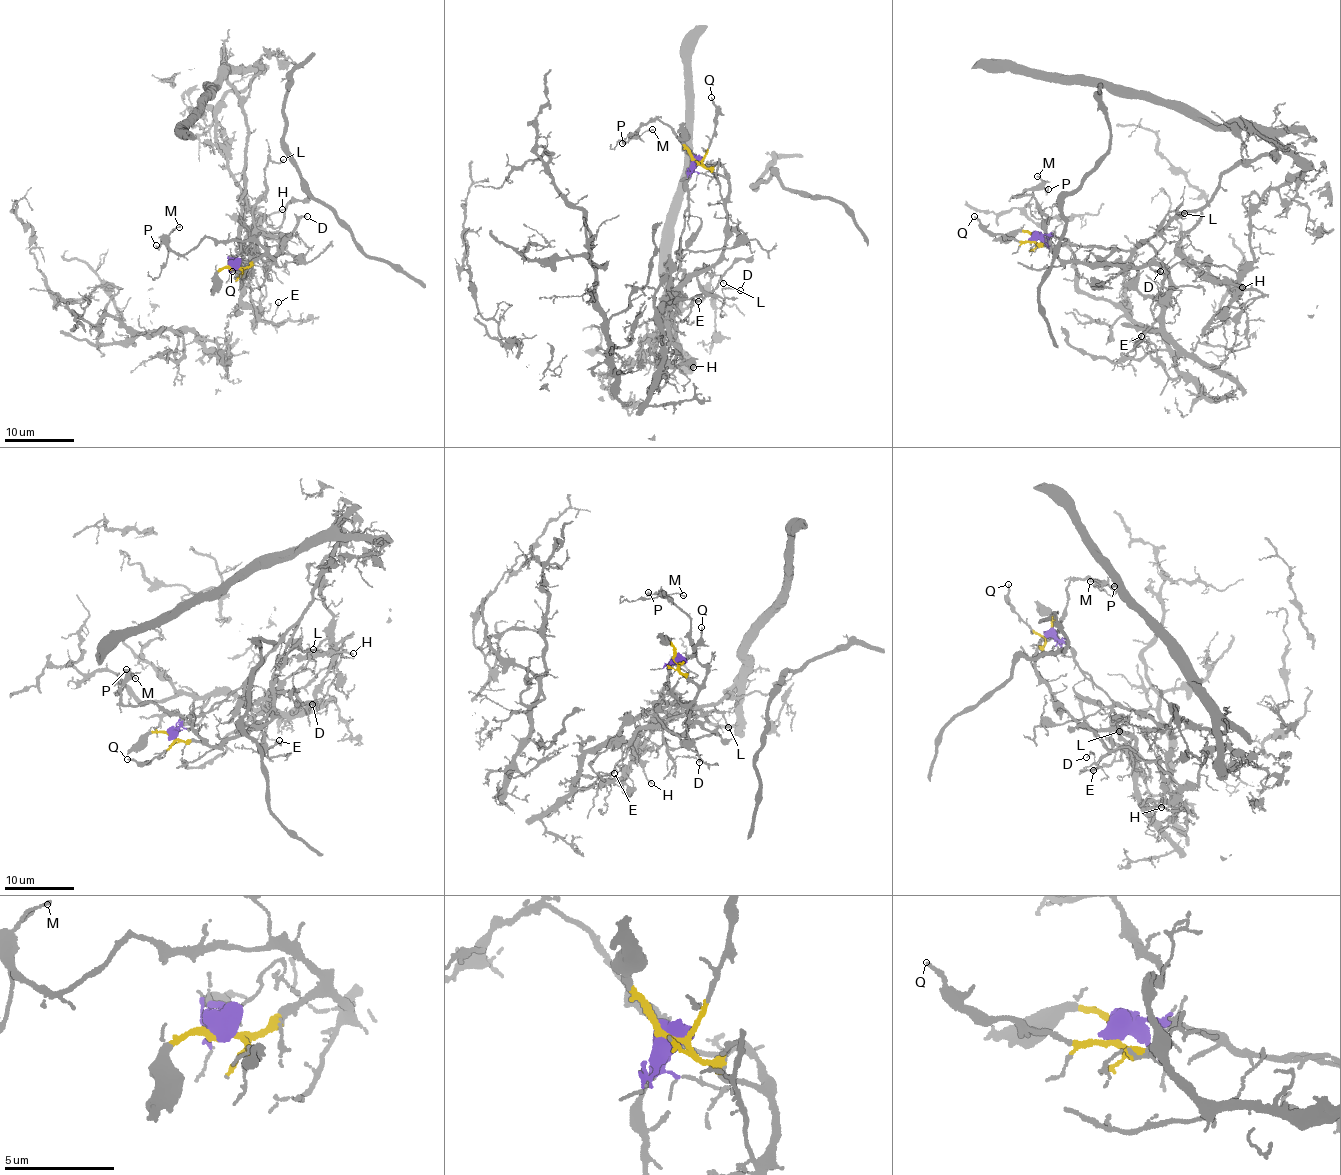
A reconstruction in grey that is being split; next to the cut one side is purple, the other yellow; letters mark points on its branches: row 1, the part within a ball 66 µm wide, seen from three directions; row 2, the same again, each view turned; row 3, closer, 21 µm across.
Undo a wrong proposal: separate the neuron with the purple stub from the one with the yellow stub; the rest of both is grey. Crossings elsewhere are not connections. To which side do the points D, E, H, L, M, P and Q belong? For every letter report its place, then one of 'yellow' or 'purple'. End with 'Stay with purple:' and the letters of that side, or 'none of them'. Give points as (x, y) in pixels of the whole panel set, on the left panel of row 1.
D: at (307, 216); yellow
E: at (278, 302); purple
H: at (282, 209); purple
L: at (283, 159); yellow
M: at (179, 227); yellow
P: at (156, 245); yellow
Q: at (232, 271); yellow
Stay with purple: E, H

